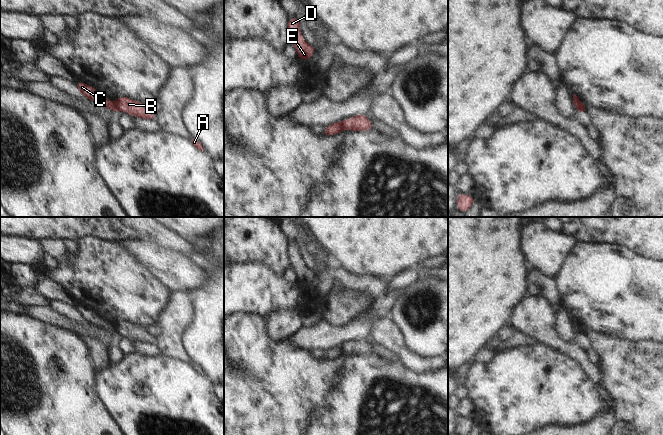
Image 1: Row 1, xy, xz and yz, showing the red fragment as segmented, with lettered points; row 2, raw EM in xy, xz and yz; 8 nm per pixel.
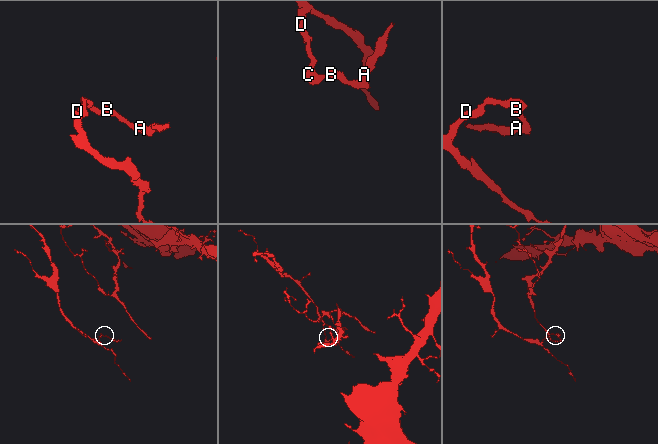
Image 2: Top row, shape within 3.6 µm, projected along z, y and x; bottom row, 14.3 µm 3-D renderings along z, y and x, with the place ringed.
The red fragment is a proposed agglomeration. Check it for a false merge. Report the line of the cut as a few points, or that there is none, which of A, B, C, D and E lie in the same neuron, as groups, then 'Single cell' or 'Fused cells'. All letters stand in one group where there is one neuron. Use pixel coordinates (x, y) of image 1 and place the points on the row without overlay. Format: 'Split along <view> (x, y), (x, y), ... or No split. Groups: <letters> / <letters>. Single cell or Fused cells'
Split along xz (340, 346), (343, 354). Groups: A B / C D E. Fused cells

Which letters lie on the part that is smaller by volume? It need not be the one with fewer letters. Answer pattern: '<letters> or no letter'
A, B

